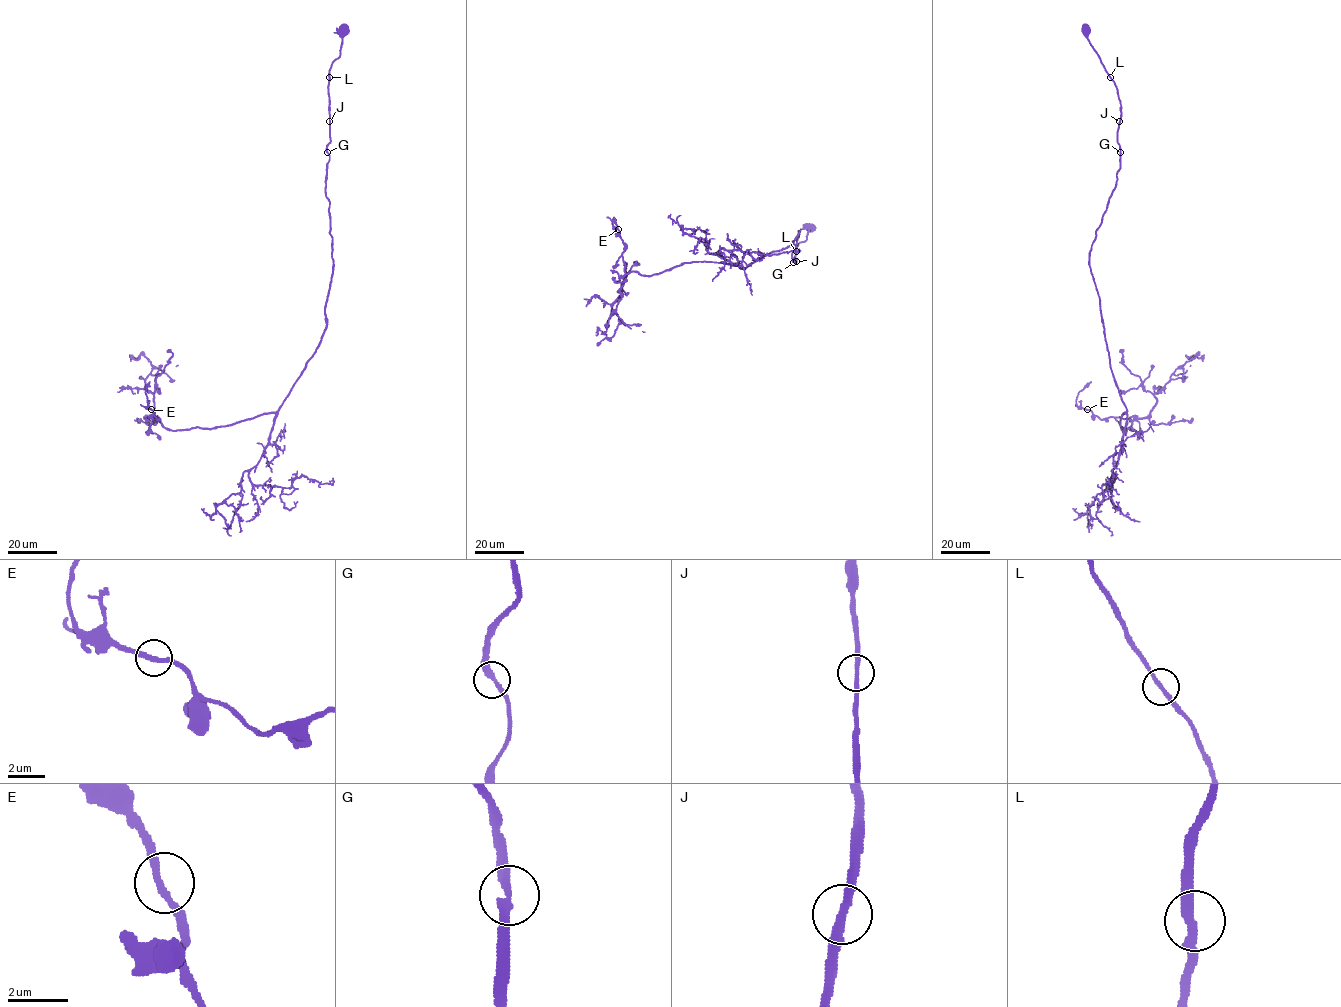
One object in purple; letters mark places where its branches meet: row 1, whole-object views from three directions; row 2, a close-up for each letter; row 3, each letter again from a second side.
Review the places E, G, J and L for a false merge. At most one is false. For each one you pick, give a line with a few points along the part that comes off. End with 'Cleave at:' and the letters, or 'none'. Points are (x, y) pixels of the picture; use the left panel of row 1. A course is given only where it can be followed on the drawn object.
Cleave at: none

